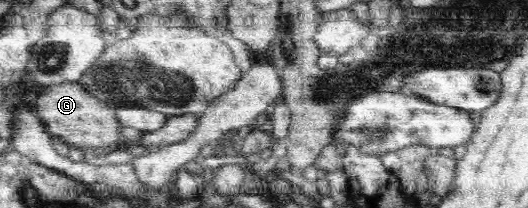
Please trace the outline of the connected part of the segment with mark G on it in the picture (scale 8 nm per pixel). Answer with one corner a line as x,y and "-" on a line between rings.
59,83
47,86
37,97
37,112
47,132
57,135
59,141
74,148
97,148
125,144
121,135
121,123
117,119
115,109
97,97
89,94
77,83

